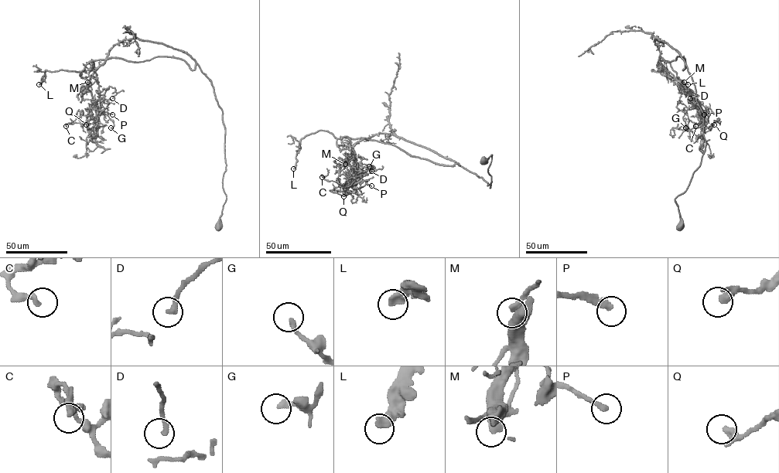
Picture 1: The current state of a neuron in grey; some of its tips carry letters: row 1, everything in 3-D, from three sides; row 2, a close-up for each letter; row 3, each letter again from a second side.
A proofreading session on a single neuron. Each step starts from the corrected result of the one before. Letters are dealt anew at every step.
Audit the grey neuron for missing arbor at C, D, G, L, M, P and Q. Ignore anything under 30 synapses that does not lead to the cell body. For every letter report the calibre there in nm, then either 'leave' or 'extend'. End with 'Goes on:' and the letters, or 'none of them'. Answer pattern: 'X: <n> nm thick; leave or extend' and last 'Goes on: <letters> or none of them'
C: 300 nm thick; leave
D: 180 nm thick; leave
G: 240 nm thick; leave
L: 380 nm thick; extend
M: 320 nm thick; leave
P: 280 nm thick; extend
Q: 280 nm thick; leave
Goes on: L, P

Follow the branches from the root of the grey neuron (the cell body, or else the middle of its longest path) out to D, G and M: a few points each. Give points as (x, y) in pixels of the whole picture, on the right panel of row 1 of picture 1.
D: (680, 226), (674, 199), (700, 165), (703, 113), (685, 59), (661, 58), (690, 98)
G: (680, 226), (674, 199), (700, 165), (703, 113), (685, 59), (661, 58), (698, 101), (682, 110), (685, 127)
M: (680, 226), (674, 199), (700, 165), (703, 113), (685, 59), (659, 59), (684, 82)

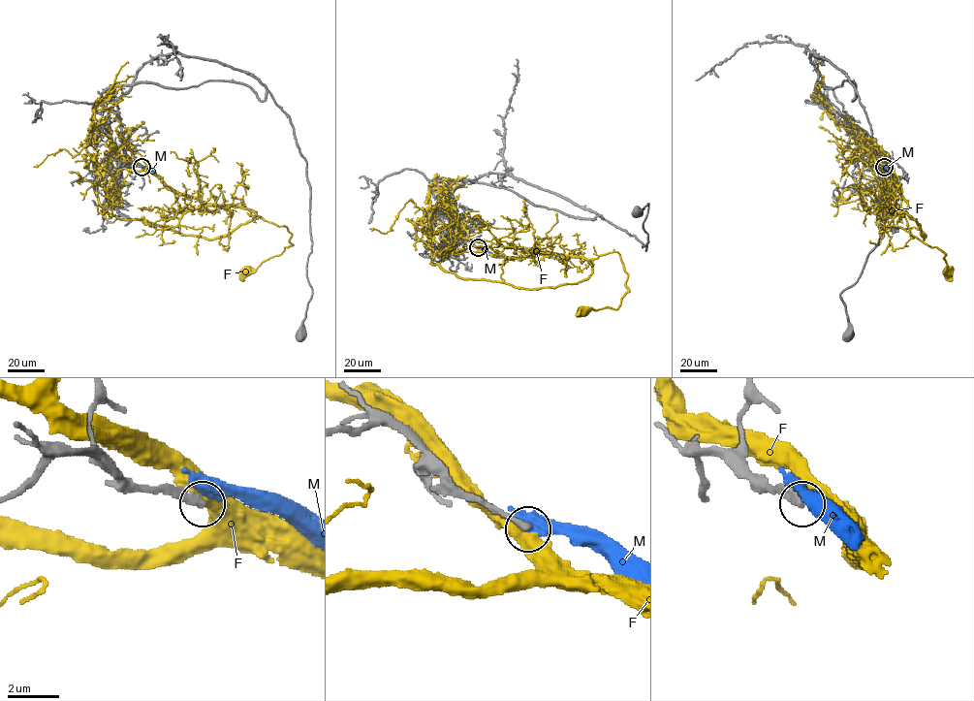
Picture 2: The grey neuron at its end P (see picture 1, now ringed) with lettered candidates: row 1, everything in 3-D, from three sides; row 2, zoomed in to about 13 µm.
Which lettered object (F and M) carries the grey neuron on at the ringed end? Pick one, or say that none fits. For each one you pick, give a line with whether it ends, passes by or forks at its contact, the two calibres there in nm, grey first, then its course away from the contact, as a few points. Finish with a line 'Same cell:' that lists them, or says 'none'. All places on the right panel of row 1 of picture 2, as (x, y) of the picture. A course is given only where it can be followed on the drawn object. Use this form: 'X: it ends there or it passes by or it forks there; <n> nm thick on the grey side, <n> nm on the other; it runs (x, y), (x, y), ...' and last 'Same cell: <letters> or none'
Same cell: none

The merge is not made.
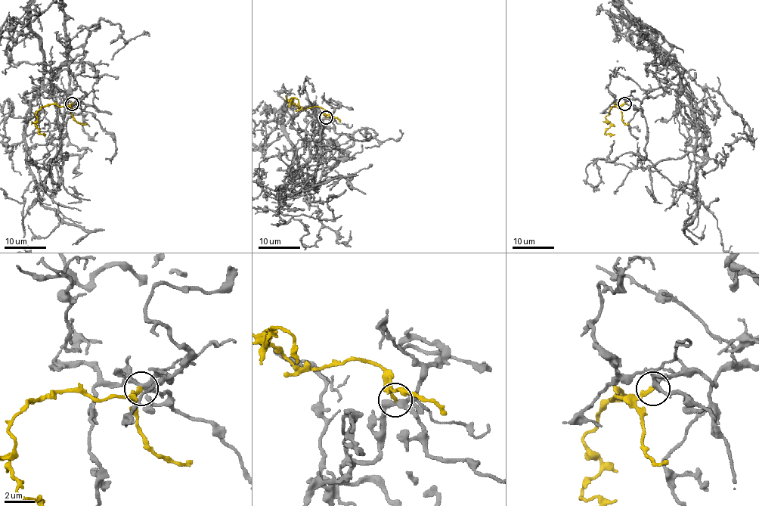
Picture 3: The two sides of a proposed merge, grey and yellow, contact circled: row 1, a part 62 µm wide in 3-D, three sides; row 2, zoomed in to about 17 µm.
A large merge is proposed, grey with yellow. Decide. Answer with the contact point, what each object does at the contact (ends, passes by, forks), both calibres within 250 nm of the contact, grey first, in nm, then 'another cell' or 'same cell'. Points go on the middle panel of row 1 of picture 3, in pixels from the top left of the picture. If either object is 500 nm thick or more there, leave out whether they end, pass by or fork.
at (326, 117); grey forks there; yellow ends there; 280 nm thick on the grey side, 240 nm on the other; same cell

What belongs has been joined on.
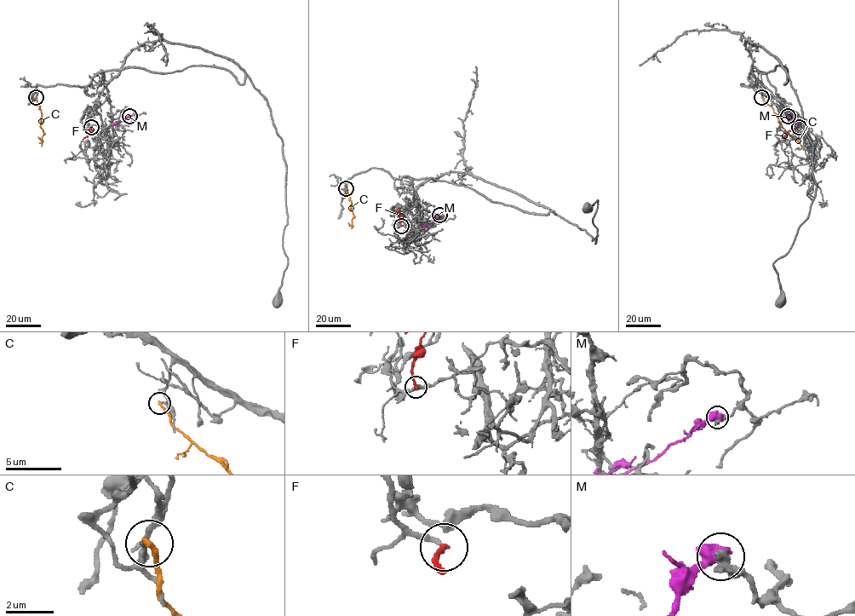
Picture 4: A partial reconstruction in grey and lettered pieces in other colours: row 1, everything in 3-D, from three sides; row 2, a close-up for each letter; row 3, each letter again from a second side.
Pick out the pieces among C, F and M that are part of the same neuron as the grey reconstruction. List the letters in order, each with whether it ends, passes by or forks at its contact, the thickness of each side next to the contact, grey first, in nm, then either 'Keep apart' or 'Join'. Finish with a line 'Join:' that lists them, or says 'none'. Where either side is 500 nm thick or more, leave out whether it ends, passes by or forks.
C: It ends there. Thickness 190 nm (grey) against 240 nm. Keep apart
F: It ends there. Thickness 190 nm (grey) against 220 nm. Join
M: Thickness 480 nm (grey) against 700 nm. Keep apart
Join: F

